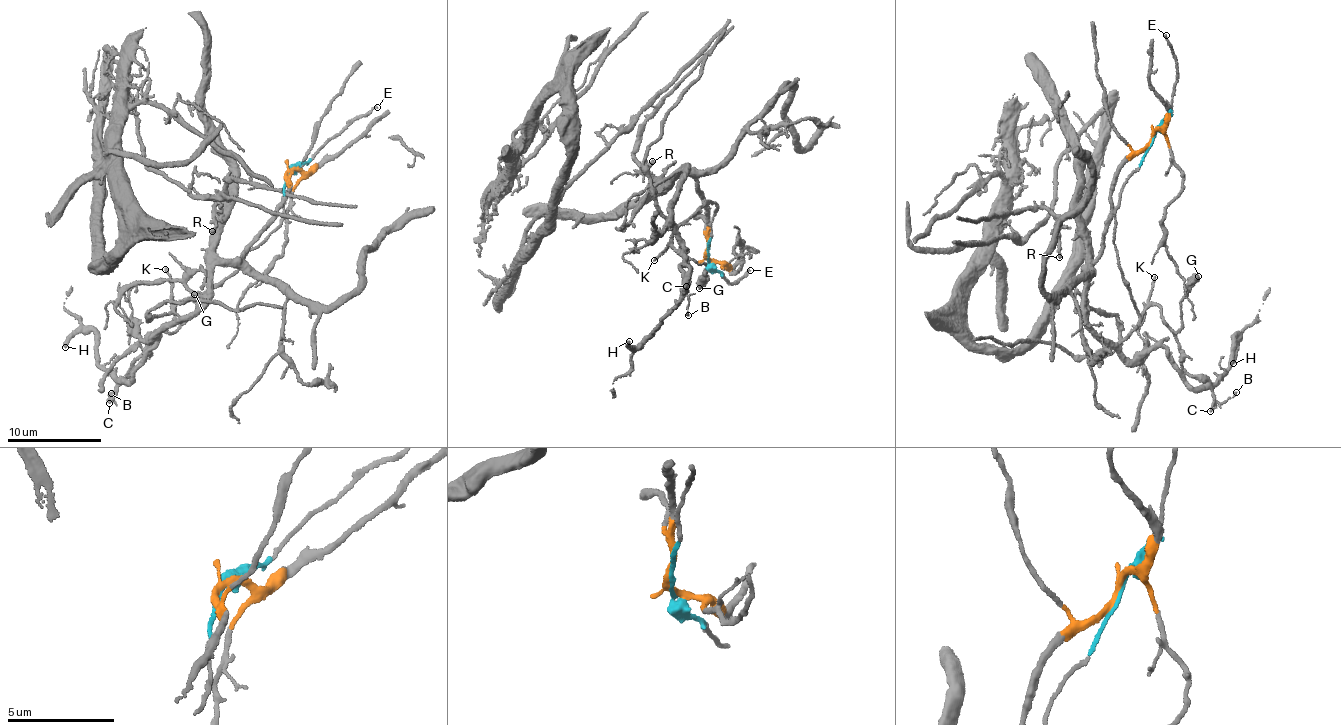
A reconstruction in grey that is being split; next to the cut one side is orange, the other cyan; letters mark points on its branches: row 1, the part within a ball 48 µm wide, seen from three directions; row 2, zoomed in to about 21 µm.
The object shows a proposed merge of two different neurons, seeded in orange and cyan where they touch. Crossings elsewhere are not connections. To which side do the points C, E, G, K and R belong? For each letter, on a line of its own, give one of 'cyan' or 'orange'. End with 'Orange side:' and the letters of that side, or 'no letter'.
C: cyan
E: cyan
G: cyan
K: cyan
R: orange
Orange side: R

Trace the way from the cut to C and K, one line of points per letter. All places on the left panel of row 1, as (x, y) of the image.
C: (289, 173), (283, 219), (274, 232), (202, 293), (170, 298), (171, 321), (136, 358), (110, 403)
K: (289, 173), (278, 228), (254, 249), (243, 264), (202, 293), (173, 303), (170, 274), (164, 268)

